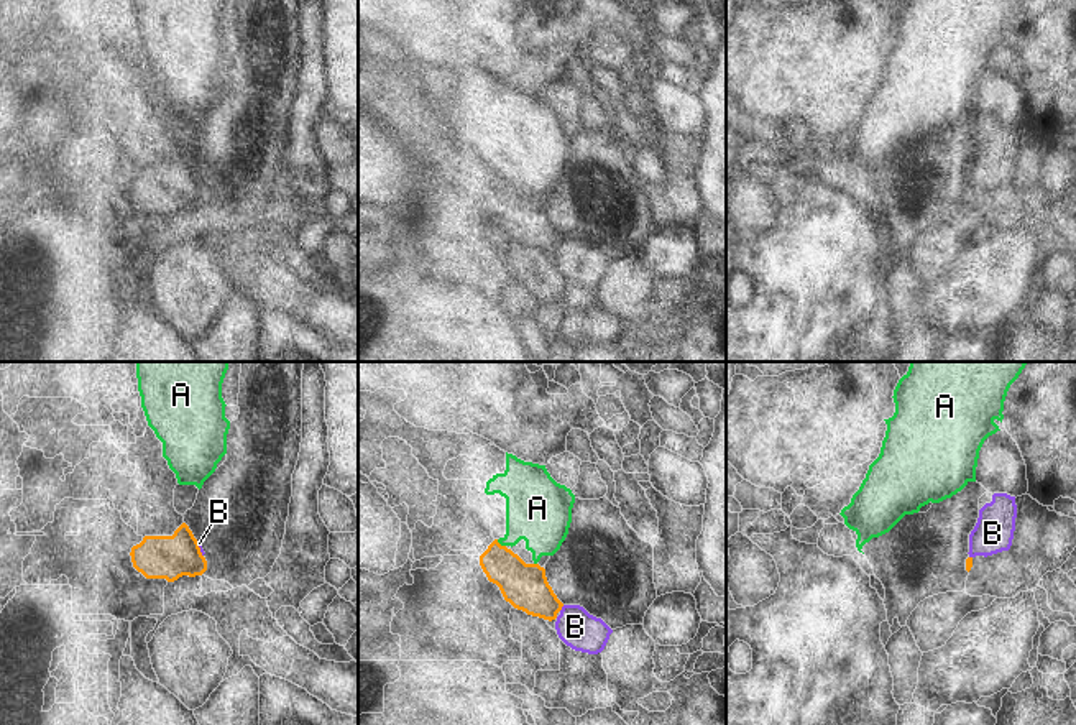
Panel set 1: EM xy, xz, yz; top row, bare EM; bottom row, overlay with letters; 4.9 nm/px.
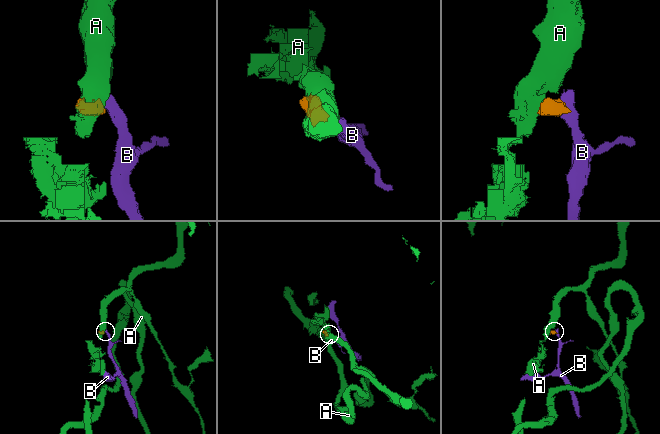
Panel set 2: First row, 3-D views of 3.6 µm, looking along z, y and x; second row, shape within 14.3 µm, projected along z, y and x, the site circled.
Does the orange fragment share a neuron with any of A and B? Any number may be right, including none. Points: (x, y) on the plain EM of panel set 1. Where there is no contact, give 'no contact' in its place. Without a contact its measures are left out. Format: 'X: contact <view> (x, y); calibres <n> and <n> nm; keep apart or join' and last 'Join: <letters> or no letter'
A: contact xz (500, 176); calibres 220 and 320 nm; keep apart
B: contact xz (560, 240); calibres 220 and 190 nm; keep apart
Join: no letter

